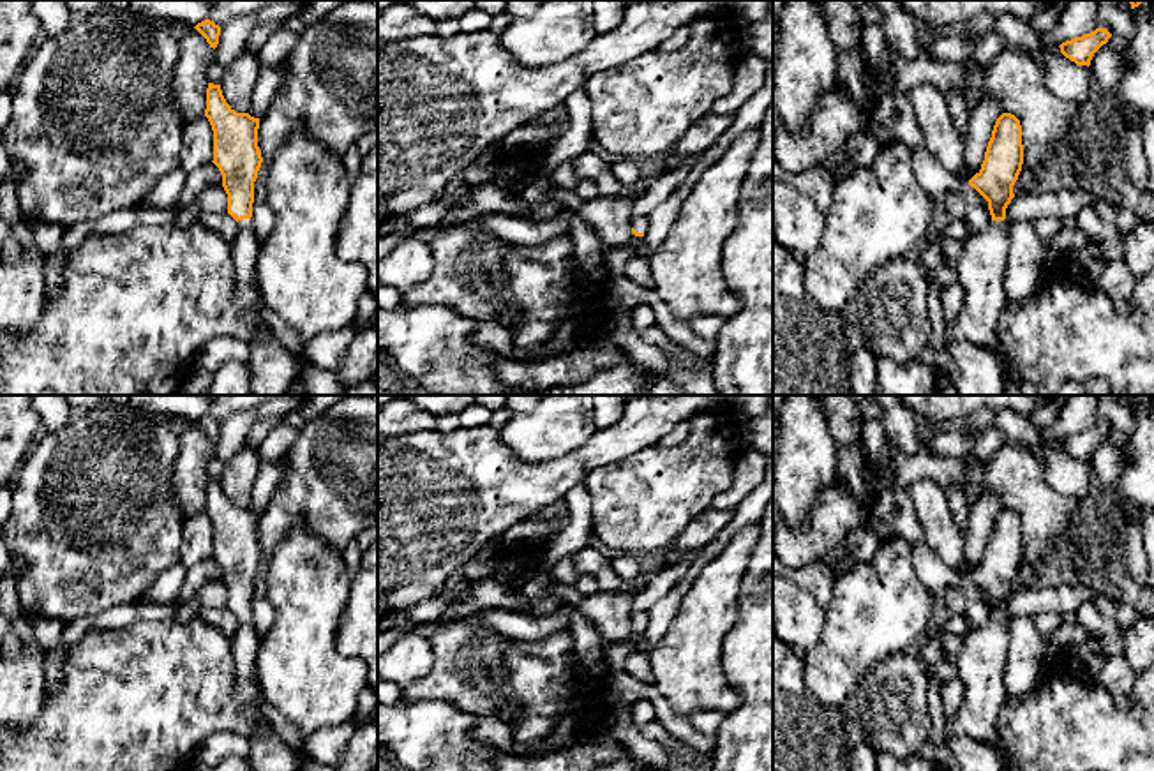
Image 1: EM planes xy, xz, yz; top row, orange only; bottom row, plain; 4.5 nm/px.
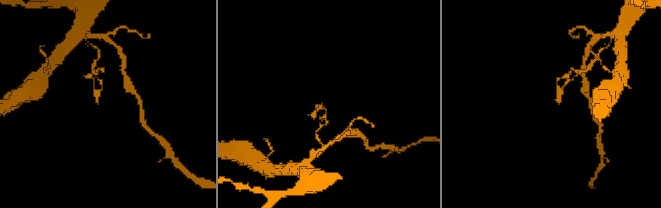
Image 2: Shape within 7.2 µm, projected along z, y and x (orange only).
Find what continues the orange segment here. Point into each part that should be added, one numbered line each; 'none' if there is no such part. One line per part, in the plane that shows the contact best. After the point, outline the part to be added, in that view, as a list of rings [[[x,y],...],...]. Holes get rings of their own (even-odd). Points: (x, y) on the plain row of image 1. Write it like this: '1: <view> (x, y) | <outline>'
1: xy (267, 750) | [[[238,616],[238,630],[231,639],[236,670],[235,699],[240,707],[247,707],[258,716],[258,732],[249,739],[251,767],[252,771],[296,771],[296,752],[274,730],[259,709],[263,700],[256,681],[259,642],[261,637],[254,628],[252,616]]]

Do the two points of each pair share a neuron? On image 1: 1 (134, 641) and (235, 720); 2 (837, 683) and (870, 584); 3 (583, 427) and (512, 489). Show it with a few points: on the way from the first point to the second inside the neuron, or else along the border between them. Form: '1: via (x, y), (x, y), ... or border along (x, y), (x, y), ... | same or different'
1: via (159, 666), (187, 694), (210, 706) | same
2: via (842, 658), (870, 620), (870, 609) | same
3: border along (505, 445), (528, 461), (556, 459), (583, 445) | different

